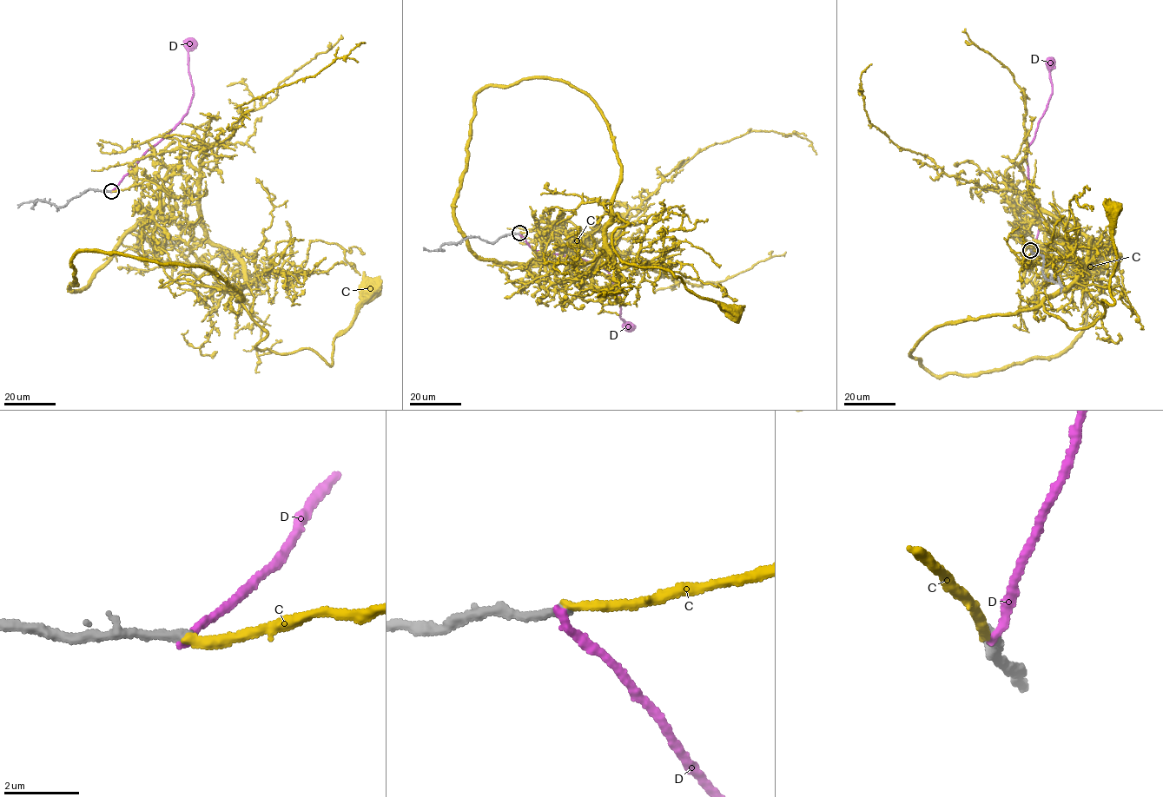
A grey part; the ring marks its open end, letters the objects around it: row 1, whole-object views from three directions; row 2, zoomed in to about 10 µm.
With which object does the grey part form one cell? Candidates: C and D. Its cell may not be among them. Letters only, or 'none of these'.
C

